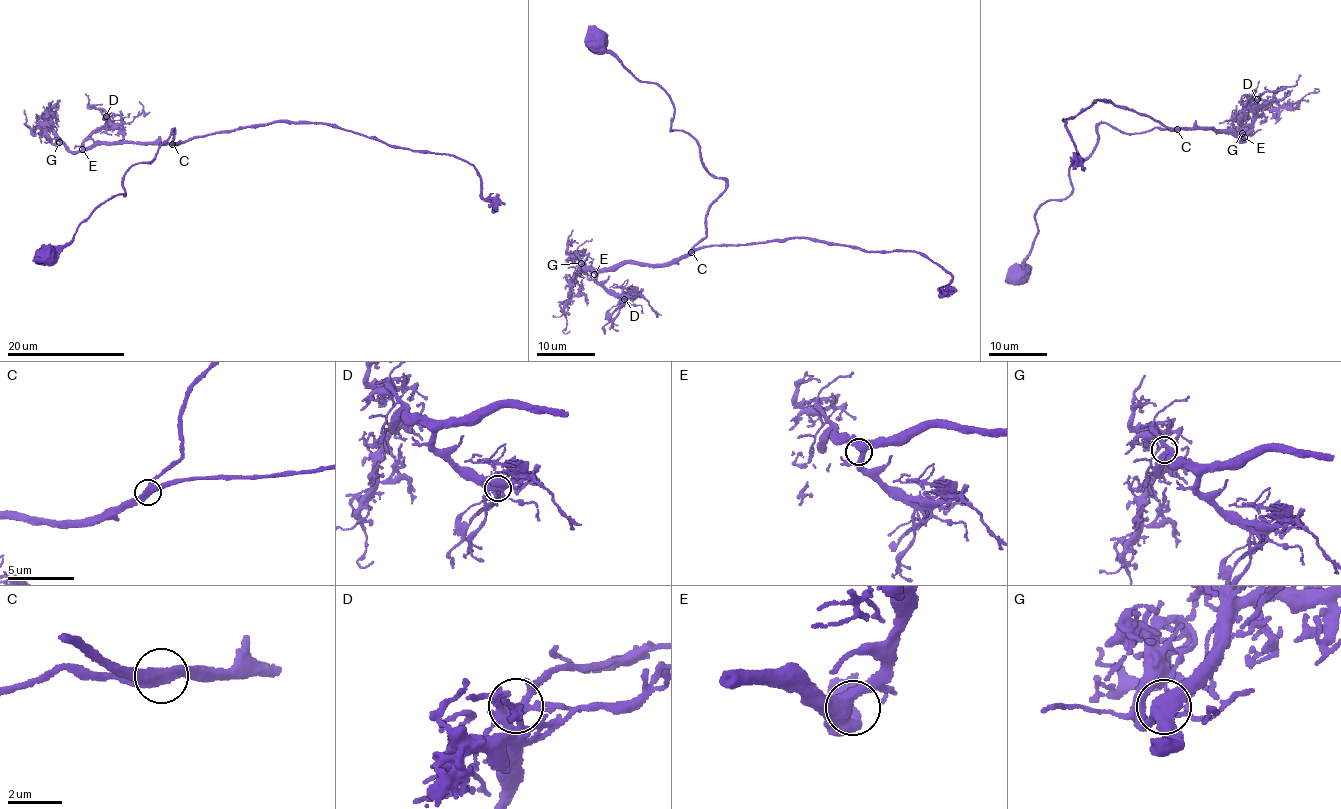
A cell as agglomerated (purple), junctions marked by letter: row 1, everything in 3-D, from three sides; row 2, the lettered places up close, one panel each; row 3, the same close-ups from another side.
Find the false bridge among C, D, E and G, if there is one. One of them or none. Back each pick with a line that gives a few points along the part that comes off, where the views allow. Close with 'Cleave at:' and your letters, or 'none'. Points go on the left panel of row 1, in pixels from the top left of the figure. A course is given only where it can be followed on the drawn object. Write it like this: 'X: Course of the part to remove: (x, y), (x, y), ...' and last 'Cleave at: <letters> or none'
Cleave at: none

